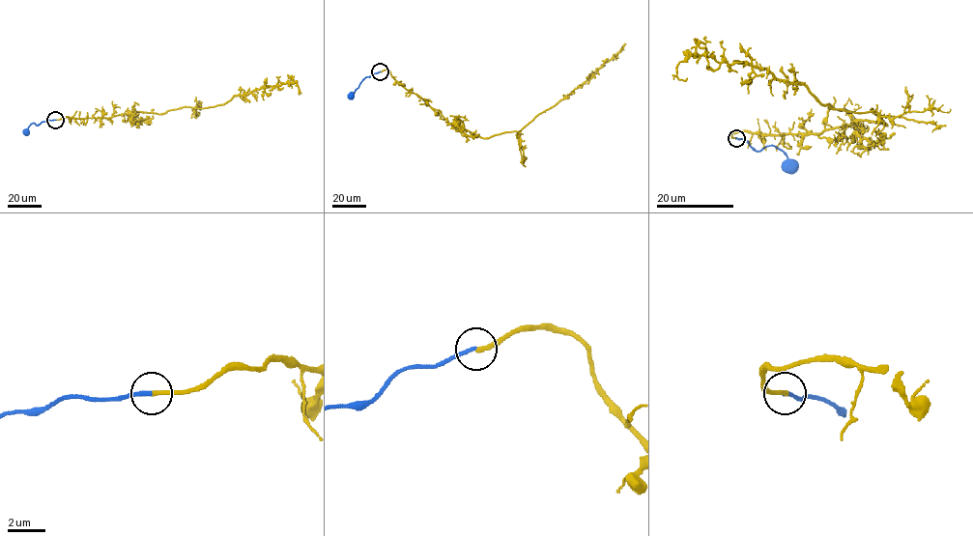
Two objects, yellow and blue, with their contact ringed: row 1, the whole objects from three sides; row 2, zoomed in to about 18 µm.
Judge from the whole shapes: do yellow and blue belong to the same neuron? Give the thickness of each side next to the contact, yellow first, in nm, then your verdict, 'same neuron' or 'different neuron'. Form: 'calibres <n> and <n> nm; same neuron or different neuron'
calibres 240 and 200 nm; different neuron

